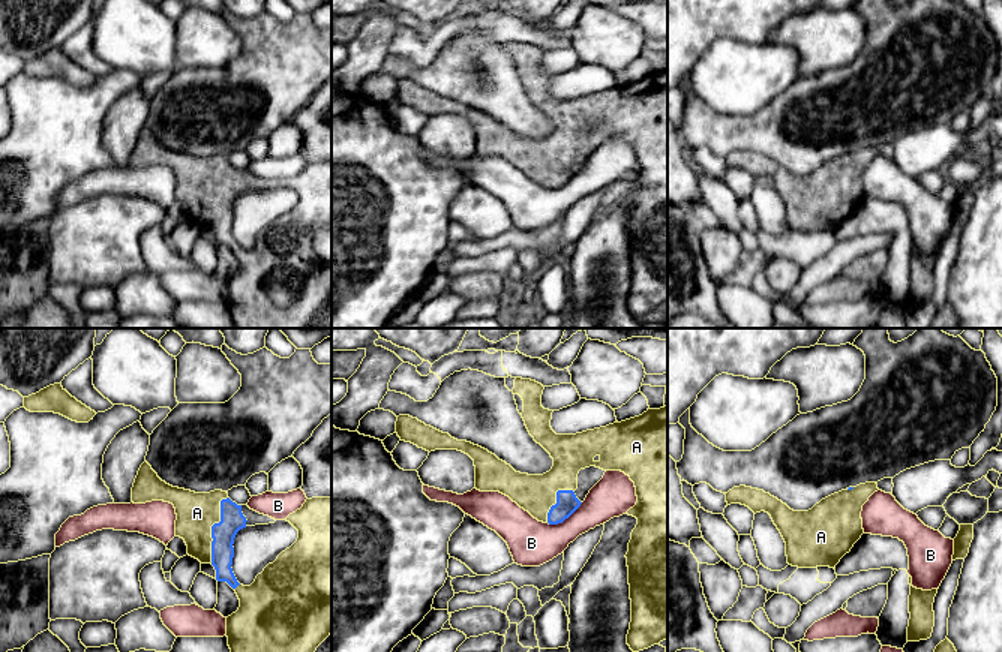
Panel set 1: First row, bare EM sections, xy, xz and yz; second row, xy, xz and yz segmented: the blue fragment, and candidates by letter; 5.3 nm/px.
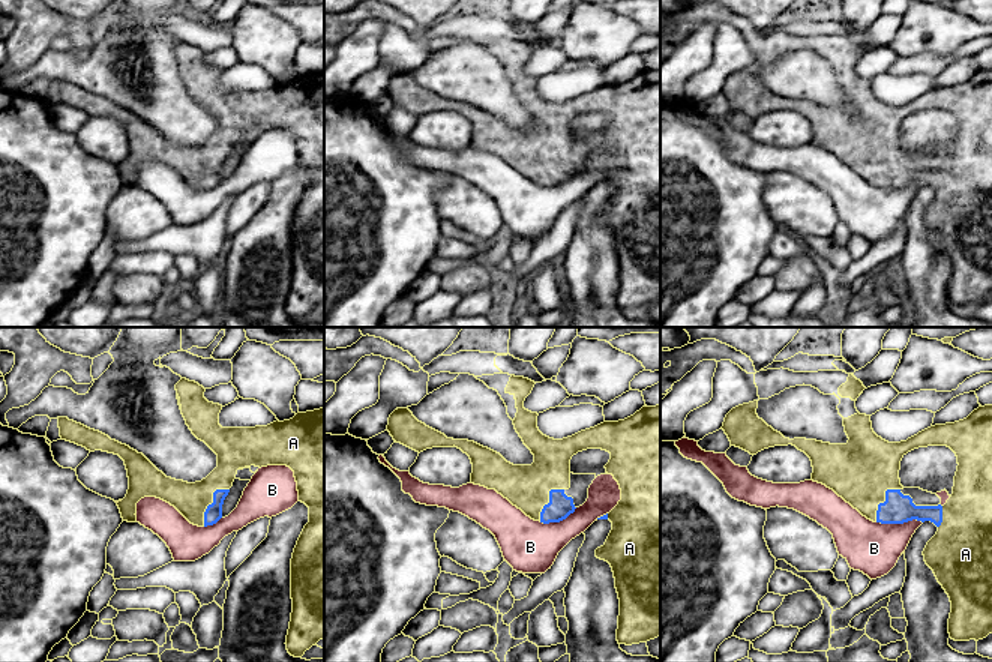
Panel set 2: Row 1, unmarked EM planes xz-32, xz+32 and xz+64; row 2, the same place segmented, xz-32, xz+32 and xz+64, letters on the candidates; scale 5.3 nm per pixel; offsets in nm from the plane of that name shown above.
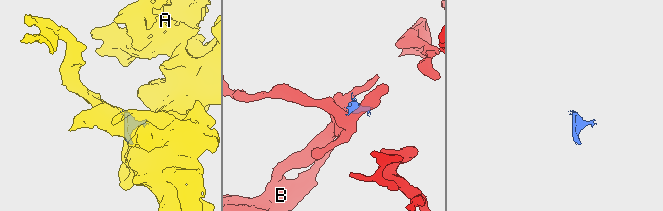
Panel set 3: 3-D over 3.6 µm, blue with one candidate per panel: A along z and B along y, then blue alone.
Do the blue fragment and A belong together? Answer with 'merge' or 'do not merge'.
merge

